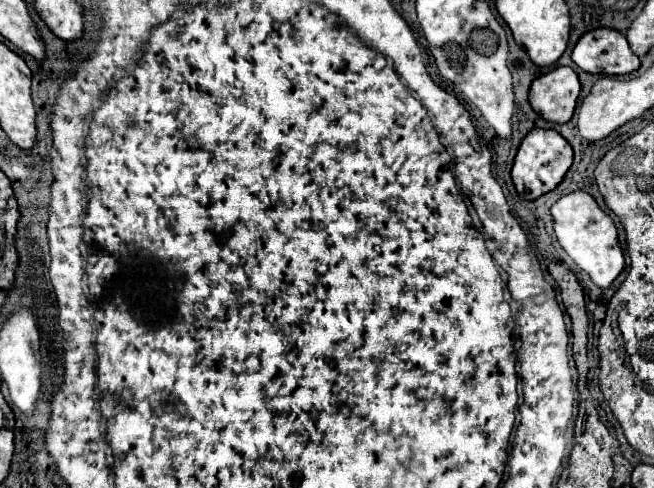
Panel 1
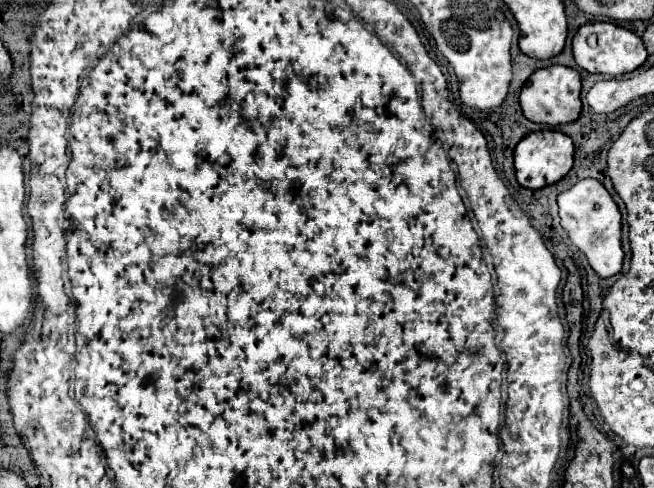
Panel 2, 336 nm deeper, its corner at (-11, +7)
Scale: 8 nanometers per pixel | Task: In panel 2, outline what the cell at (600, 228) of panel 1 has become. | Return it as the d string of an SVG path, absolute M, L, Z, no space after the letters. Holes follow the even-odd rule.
M582 179L568 191L558 195L560 225L568 233L570 241L586 255L590 267L602 277L612 277L622 269L622 243L620 243L620 211L612 195L596 179Z

